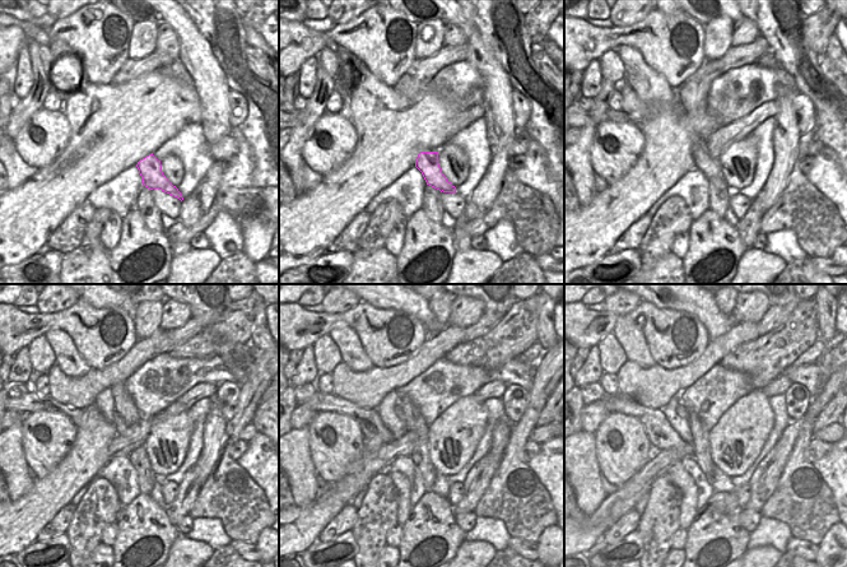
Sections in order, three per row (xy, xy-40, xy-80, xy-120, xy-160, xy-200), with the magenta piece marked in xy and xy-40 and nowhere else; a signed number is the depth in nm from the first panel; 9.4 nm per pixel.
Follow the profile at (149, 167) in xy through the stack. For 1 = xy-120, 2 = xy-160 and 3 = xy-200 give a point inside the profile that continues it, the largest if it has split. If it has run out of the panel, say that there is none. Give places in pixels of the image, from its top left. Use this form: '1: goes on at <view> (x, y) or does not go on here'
1: goes on at xy-120 (131, 435)
2: goes on at xy-160 (413, 436)
3: goes on at xy-200 (680, 409)

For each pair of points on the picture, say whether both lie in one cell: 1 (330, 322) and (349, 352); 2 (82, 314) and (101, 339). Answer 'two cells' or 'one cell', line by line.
1: two cells
2: one cell

